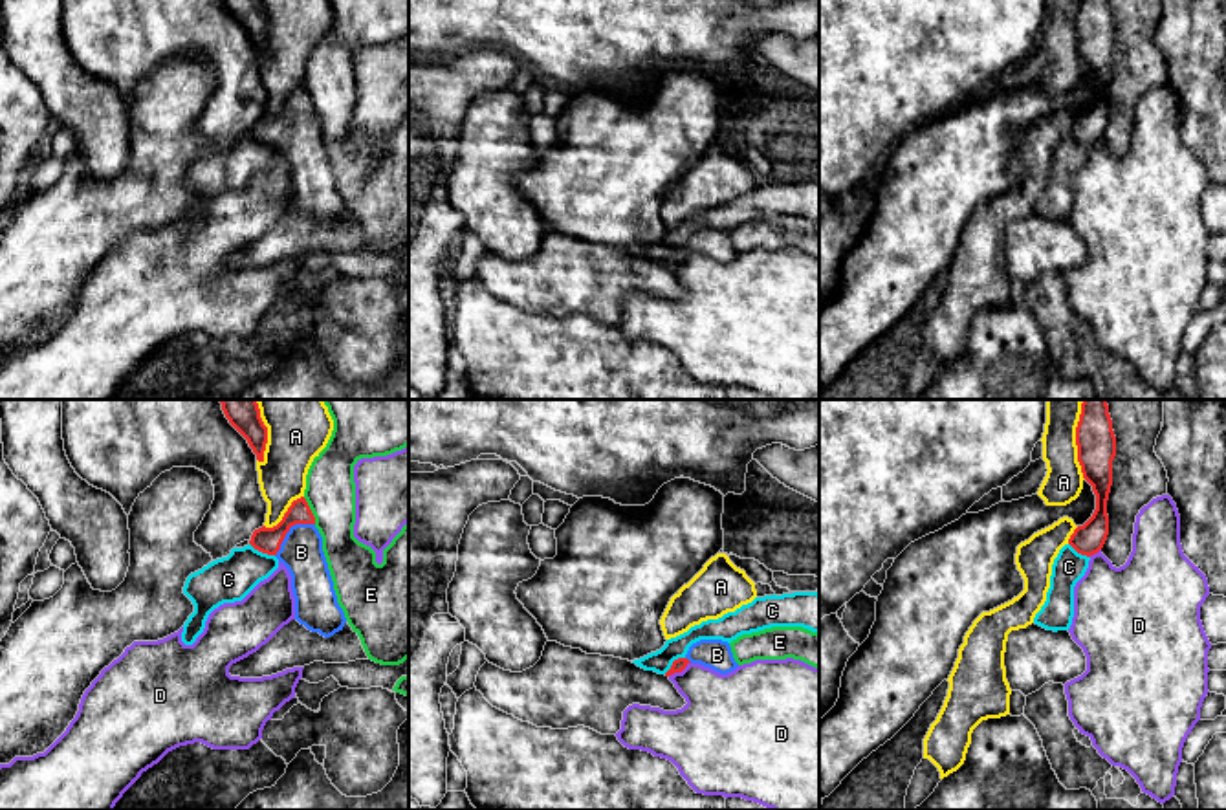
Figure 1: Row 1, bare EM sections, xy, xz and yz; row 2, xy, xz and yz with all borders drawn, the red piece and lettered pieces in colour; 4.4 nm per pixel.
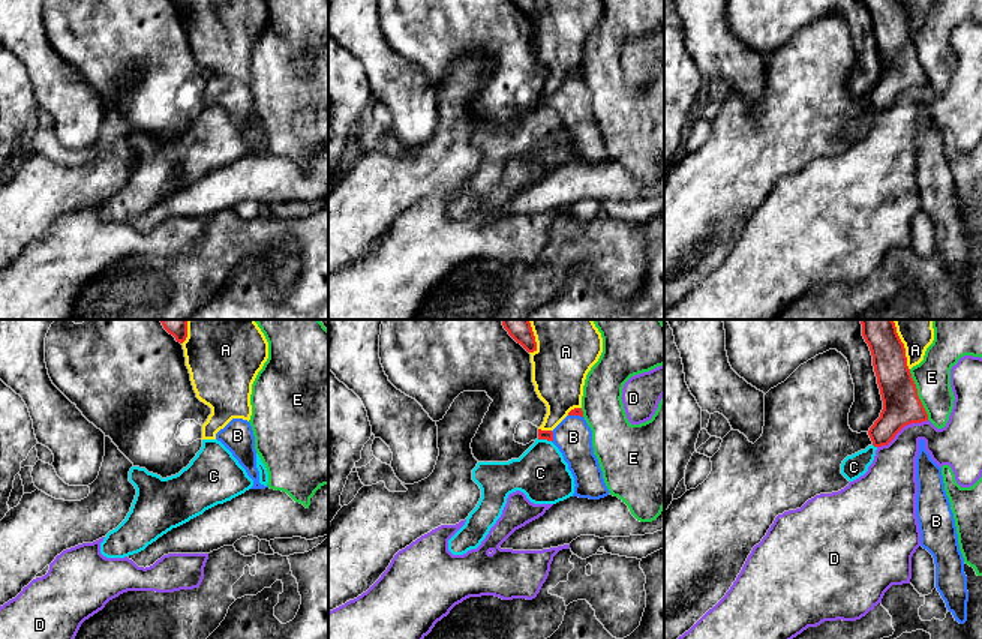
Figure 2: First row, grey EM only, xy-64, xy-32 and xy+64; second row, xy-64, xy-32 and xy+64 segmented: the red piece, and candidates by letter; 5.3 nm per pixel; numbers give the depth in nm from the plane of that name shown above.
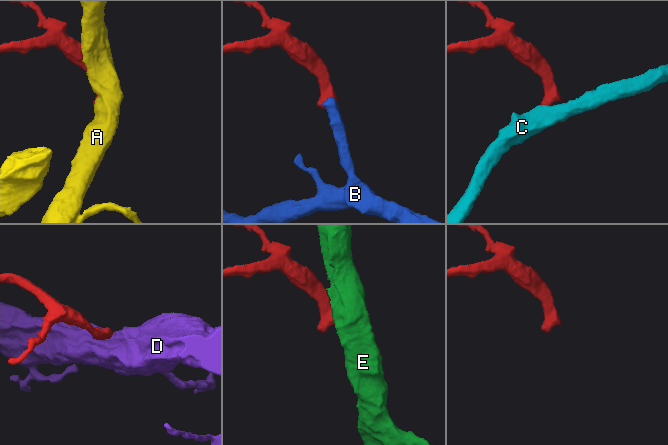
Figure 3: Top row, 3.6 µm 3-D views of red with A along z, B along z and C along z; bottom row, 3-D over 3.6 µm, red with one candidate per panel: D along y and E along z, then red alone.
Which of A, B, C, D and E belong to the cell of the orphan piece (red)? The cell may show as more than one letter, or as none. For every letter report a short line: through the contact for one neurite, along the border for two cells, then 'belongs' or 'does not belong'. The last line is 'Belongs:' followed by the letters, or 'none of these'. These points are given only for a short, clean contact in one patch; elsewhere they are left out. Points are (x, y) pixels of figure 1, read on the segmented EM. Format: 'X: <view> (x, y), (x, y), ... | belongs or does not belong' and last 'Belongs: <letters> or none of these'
A: does not belong
B: xy (264, 539), (279, 539), (288, 530), (301, 552) | belongs
C: xy (250, 543), (273, 556) | does not belong
D: xz (689, 662), (669, 677) | does not belong
E: xy (303, 497), (316, 523) | does not belong
Belongs: B

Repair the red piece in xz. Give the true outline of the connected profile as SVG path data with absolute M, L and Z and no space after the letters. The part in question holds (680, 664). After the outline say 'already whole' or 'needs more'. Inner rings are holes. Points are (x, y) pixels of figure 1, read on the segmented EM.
M700 640L693 643L684 658L673 662L665 676L682 673L689 663L700 663L720 674L728 674L739 667L733 658L731 647L722 640Z; needs more

